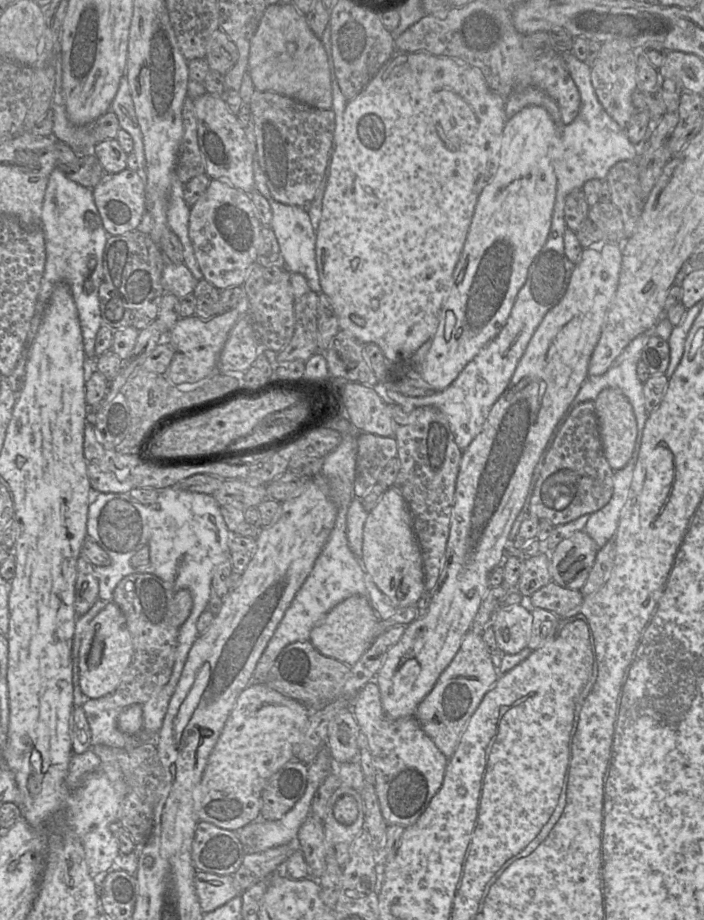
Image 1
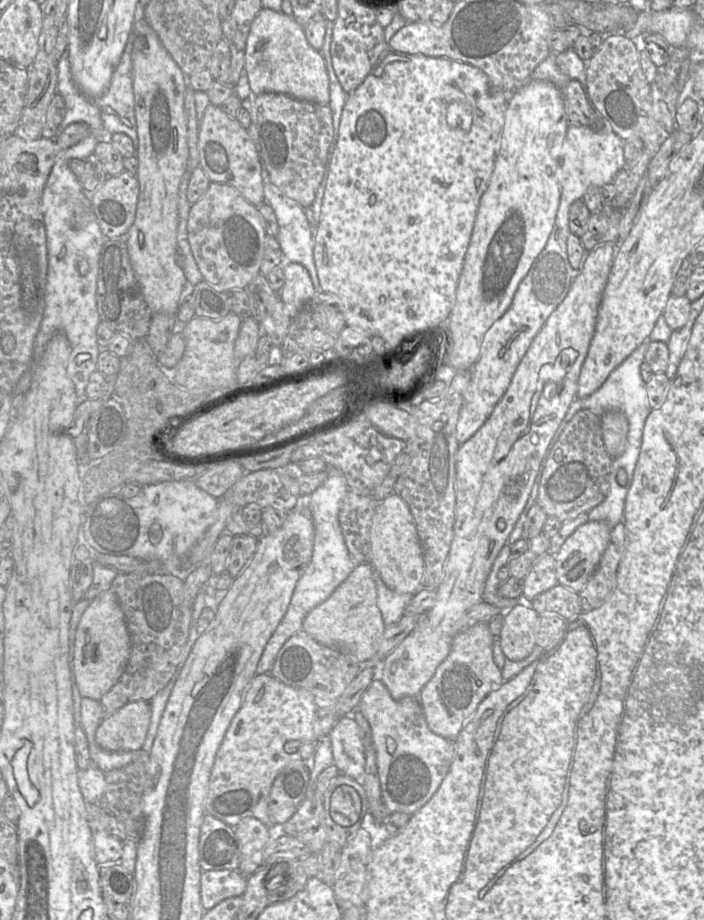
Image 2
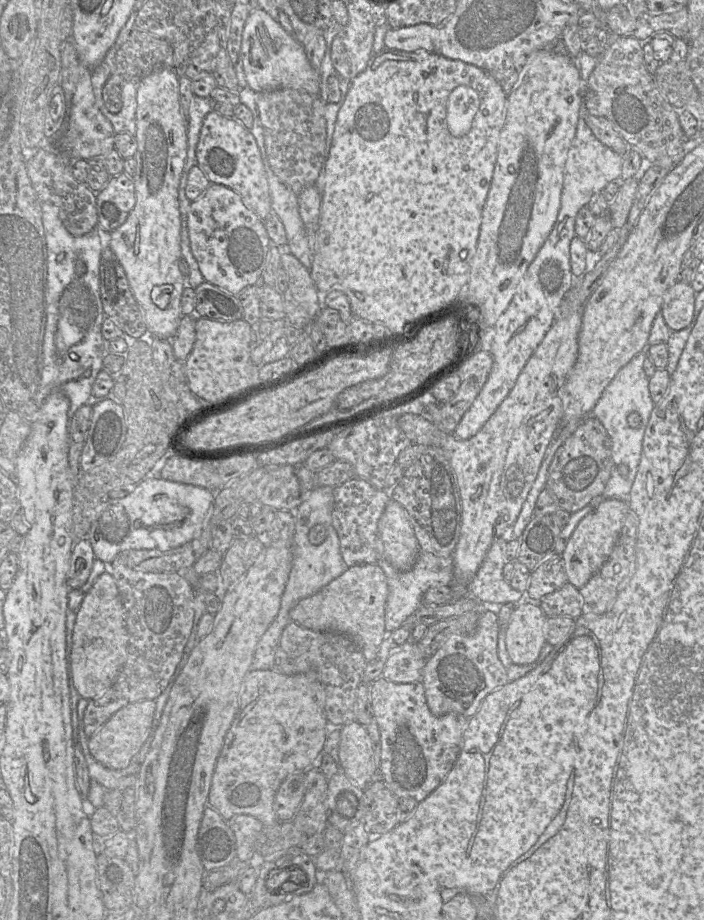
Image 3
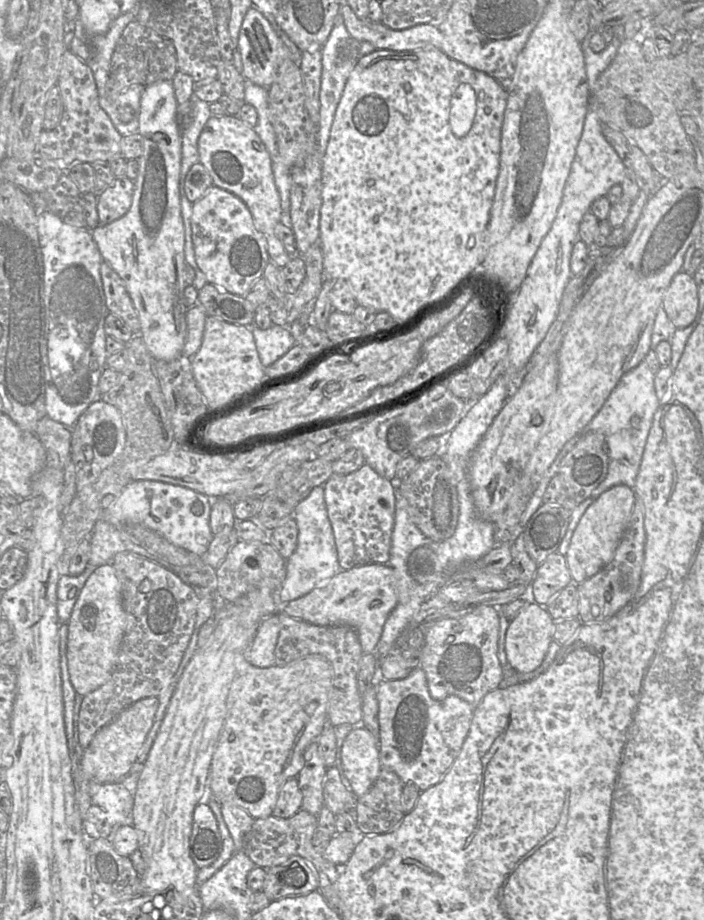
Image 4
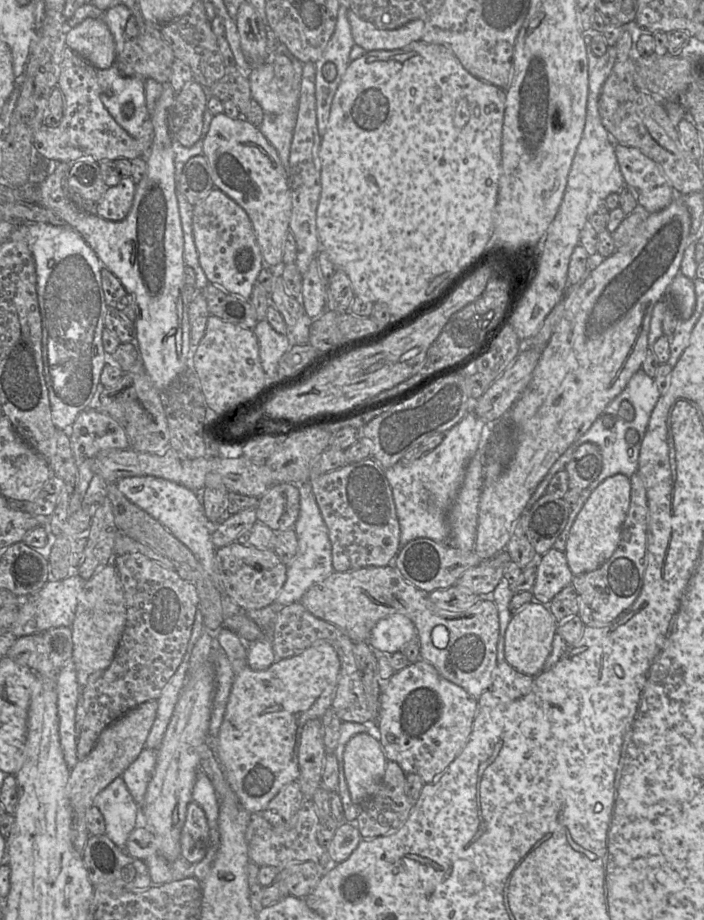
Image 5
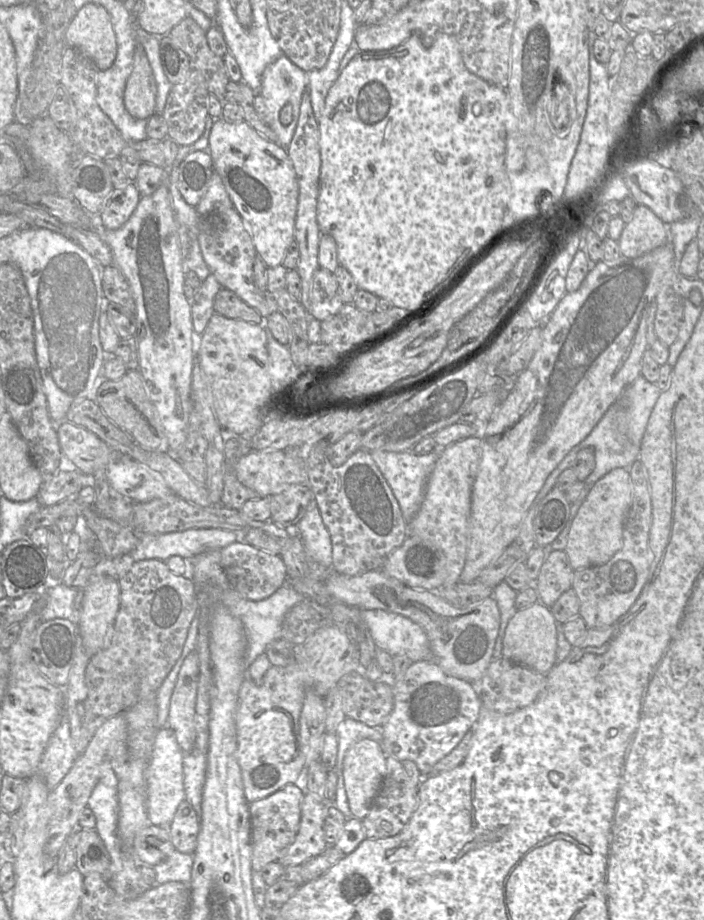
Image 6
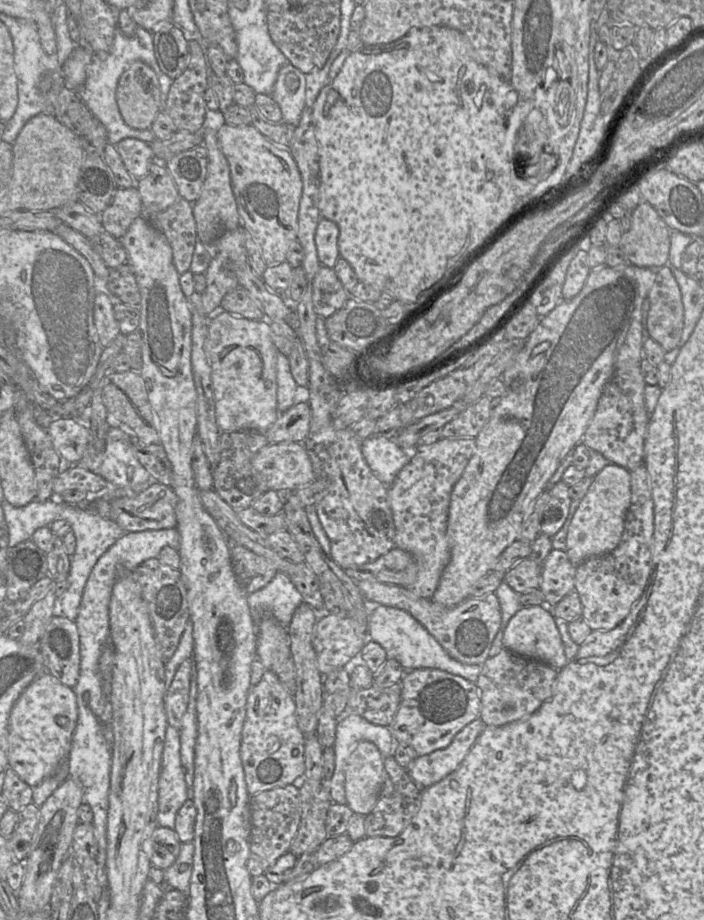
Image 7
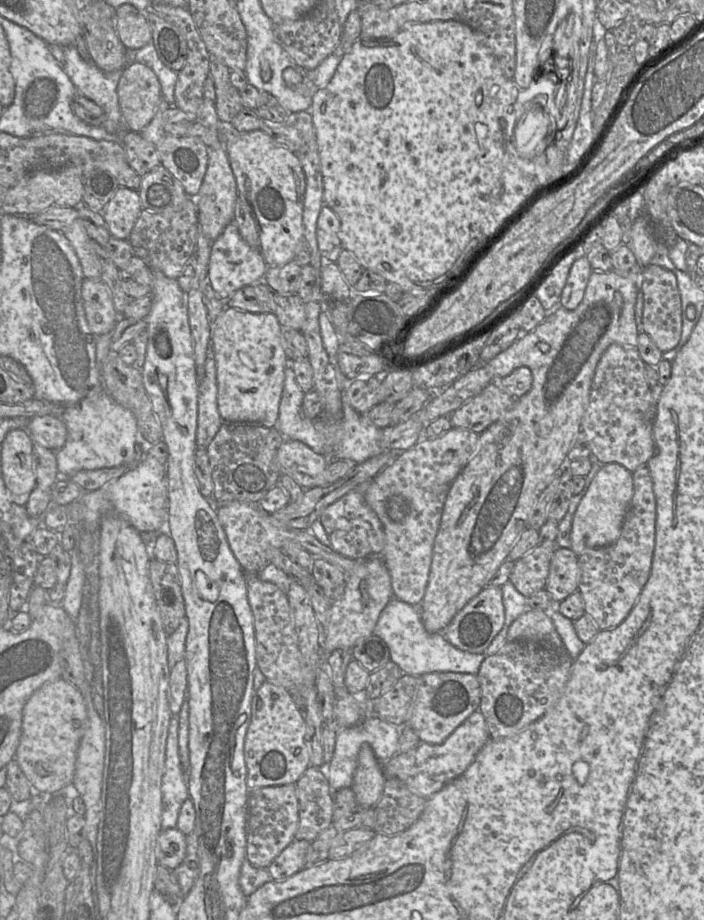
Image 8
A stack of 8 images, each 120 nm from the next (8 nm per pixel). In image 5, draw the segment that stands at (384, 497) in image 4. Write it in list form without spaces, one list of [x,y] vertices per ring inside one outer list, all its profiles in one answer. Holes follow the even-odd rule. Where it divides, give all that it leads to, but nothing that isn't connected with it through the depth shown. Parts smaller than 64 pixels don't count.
[[[373,457],[347,464],[309,482],[329,530],[334,571],[393,564],[401,548],[400,526],[385,469]]]

